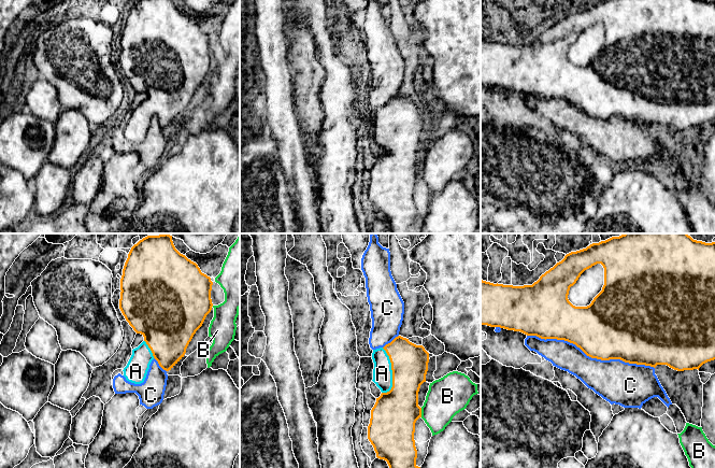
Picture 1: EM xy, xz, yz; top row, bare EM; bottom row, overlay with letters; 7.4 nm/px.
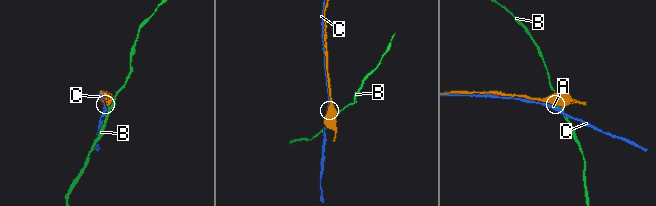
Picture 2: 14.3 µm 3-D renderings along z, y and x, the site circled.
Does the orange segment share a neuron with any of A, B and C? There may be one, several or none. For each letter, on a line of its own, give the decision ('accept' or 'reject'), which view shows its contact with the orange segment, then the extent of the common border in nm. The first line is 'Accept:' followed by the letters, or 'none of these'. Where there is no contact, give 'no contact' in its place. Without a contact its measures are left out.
Accept: A
A: accept | xz | 340 nm
B: reject | xz | 70 nm
C: reject | yz | 1000 nm

